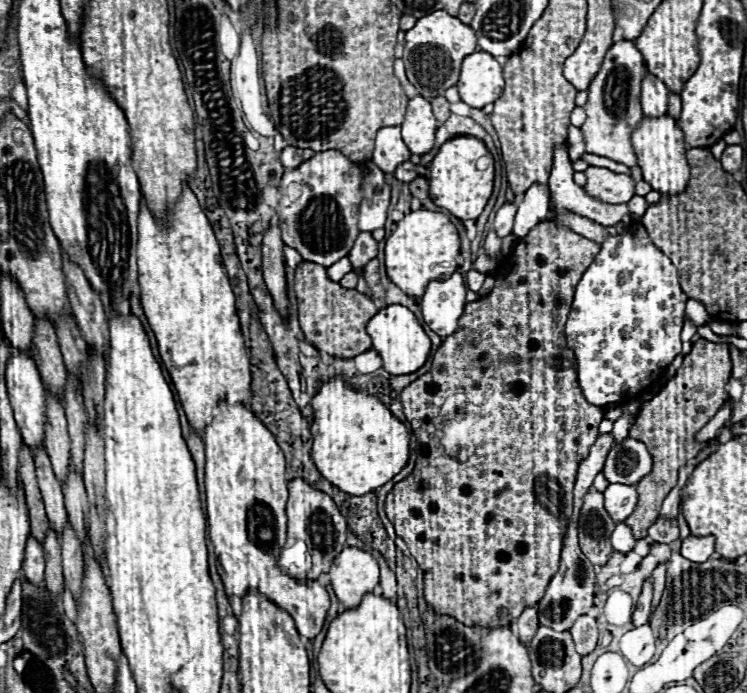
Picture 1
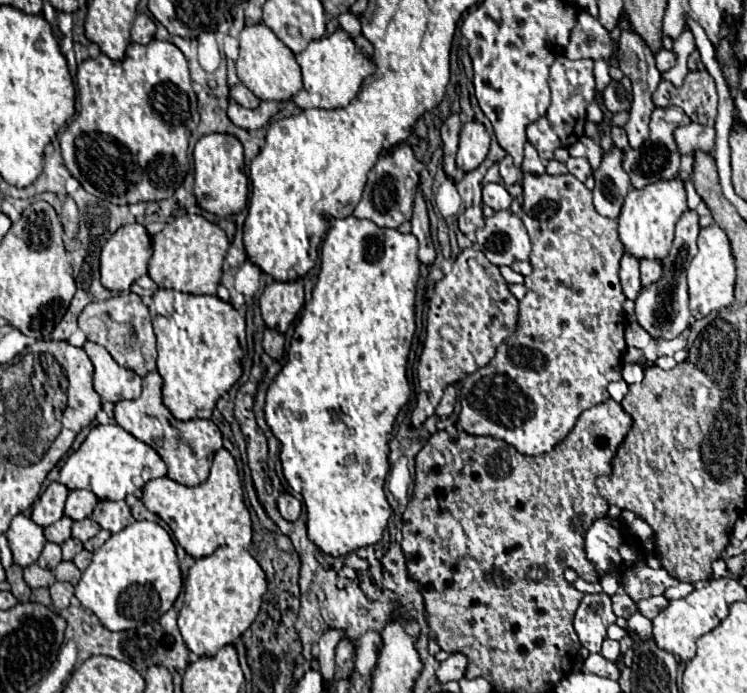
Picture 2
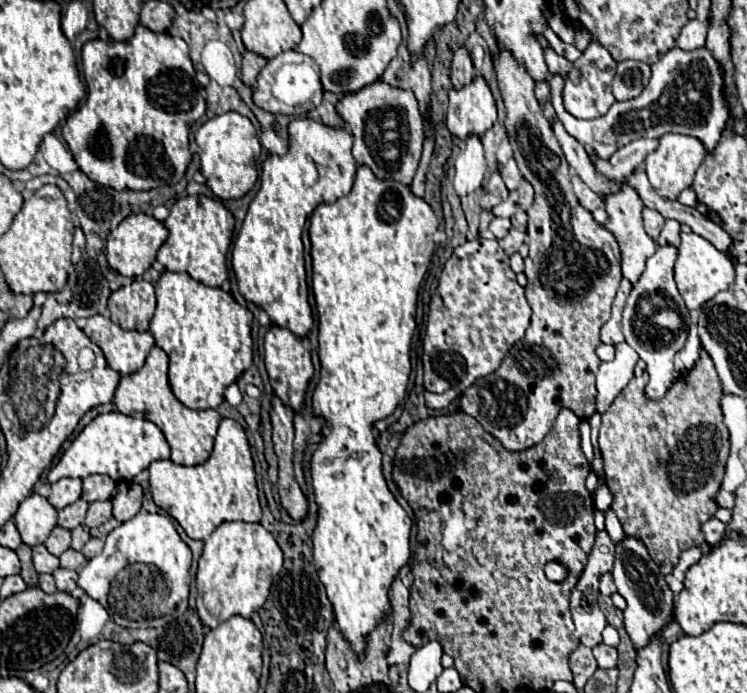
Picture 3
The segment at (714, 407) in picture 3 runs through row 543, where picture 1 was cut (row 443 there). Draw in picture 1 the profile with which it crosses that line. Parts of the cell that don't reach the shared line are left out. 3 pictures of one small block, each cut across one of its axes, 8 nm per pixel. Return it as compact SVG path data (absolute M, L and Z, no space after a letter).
M704 338L696 340L692 350L684 356L682 366L676 370L676 376L668 380L668 384L648 402L644 402L636 418L628 430L628 438L644 442L648 452L652 454L652 472L646 474L638 484L638 508L624 522L632 528L634 538L644 538L648 528L660 514L660 506L668 492L676 486L678 468L686 464L690 458L706 446L704 442L696 442L696 434L702 426L706 426L712 416L728 402L726 384L730 378L730 354L726 344L712 344Z

